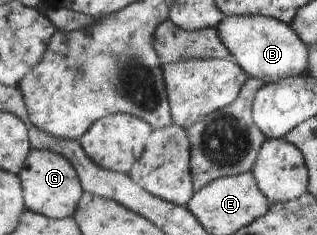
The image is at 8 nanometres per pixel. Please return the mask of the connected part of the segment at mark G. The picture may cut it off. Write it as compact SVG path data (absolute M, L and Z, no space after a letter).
M33 149L26 158L25 168L18 175L24 188L26 207L50 219L74 216L85 194L77 169L68 157L53 150Z

